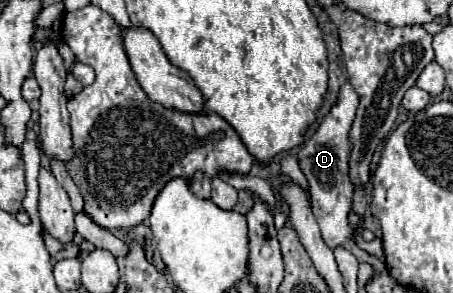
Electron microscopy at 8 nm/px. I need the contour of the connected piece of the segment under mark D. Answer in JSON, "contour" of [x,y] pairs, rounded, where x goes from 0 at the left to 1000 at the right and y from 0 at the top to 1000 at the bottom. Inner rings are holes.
{"contour":[[[759,283],[746,311],[746,345],[733,358],[728,386],[711,406],[711,420],[702,427],[702,440],[684,461],[684,474],[675,474],[667,488],[667,509],[658,515],[658,563],[667,577],[667,590],[680,611],[680,638],[684,638],[684,693],[689,693],[689,727],[706,768],[711,788],[711,816],[728,850],[742,843],[759,843],[768,850],[792,898],[815,898],[828,908],[826,939],[850,922],[850,901],[812,870],[795,850],[781,823],[777,823],[777,768],[768,754],[773,713],[777,713],[777,659],[781,659],[781,631],[773,625],[768,604],[768,577],[773,577],[773,522],[777,522],[777,474],[773,474],[773,440],[786,399],[786,372],[790,372],[795,331],[781,311],[781,297],[773,283]]]}

